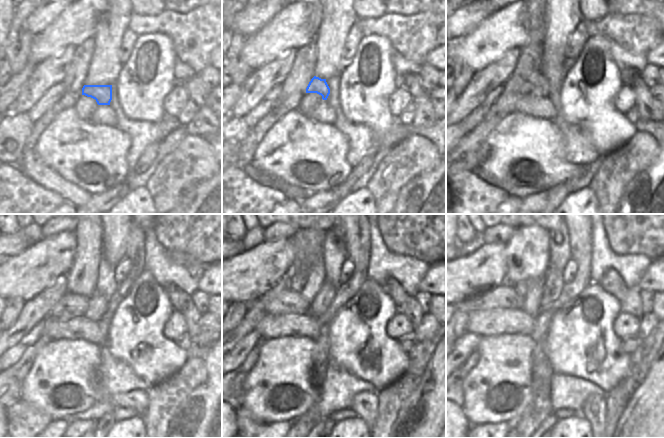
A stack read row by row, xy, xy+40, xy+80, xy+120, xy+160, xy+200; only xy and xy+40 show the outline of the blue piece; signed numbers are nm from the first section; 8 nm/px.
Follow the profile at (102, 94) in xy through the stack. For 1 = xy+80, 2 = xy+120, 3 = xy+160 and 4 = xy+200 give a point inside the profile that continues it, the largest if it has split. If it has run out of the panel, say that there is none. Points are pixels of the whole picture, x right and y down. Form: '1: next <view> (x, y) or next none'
1: next xy+80 (529, 80)
2: next xy+120 (71, 305)
3: next xy+160 (280, 300)
4: next xy+200 (505, 296)

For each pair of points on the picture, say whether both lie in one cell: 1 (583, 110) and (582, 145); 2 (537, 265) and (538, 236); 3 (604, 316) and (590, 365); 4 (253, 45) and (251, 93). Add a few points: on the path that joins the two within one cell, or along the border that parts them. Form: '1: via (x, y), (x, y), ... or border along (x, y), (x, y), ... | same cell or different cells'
1: border along (564, 116), (587, 136), (595, 151) | different cells
2: via (537, 258), (537, 243) | same cell
3: via (593, 328), (590, 331), (590, 353) | same cell
4: border along (273, 59), (252, 71) | different cells

